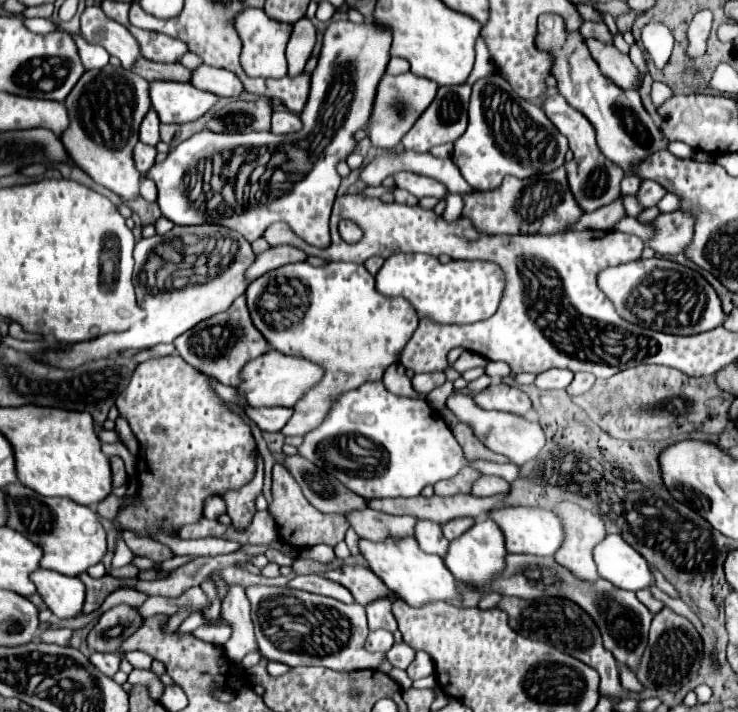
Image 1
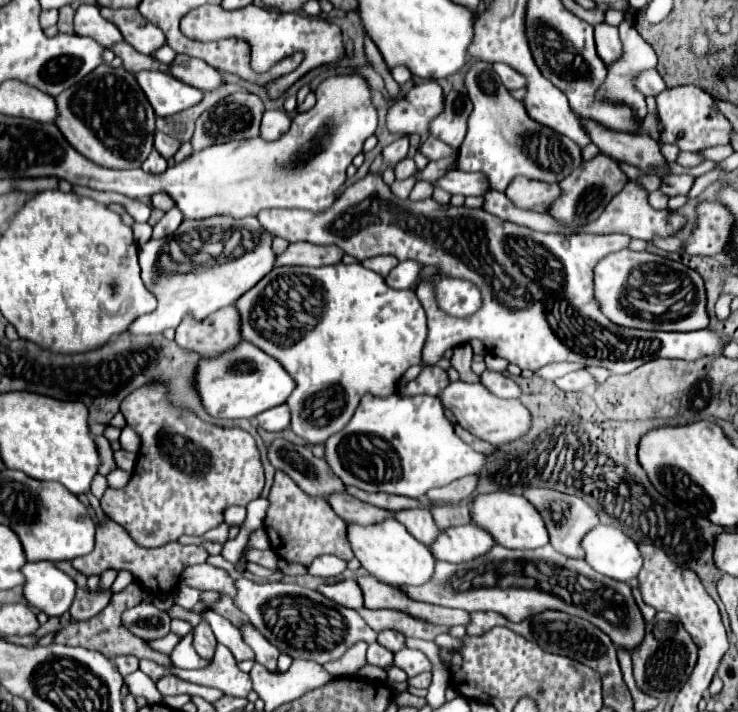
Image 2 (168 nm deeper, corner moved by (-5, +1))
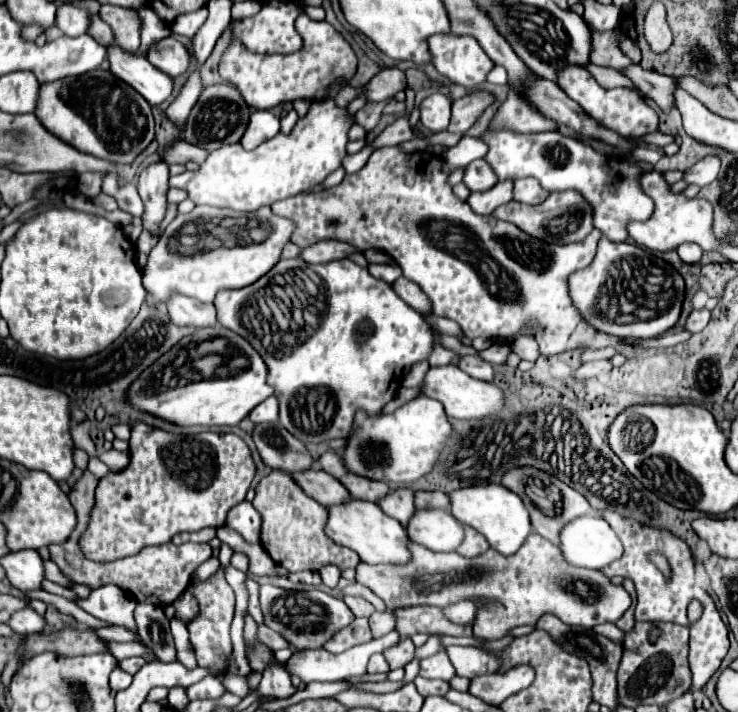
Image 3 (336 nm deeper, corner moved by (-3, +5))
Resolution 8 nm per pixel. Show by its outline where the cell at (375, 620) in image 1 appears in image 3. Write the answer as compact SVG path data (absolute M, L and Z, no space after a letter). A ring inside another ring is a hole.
M402 638L398 644L386 648L384 656L386 656L386 660L388 660L392 670L394 668L404 668L414 656L414 644L412 644L410 638Z

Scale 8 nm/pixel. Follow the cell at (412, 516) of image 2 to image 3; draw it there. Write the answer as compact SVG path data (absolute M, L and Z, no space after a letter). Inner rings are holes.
M398 488L386 496L386 500L378 502L384 514L390 518L396 518L402 526L408 526L410 518L416 514L416 504L414 504L414 490L410 488Z

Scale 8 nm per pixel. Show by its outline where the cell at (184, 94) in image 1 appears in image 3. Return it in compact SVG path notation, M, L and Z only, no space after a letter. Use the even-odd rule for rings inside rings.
M120 46L108 48L108 60L110 60L110 70L130 84L136 92L140 92L152 106L160 106L164 100L170 98L172 94L172 78L152 66L146 58L132 56Z

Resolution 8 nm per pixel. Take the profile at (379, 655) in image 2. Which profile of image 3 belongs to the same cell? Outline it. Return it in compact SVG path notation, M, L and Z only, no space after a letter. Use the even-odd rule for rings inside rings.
M374 654L368 662L368 674L374 674L374 672L388 672L390 666L386 664L386 658L382 654Z

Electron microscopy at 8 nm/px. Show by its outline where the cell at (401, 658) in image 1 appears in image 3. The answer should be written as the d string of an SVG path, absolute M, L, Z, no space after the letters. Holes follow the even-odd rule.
M438 652L436 656L424 658L424 665L420 665L419 676L423 678L440 678L440 680L450 682L456 676L456 672L454 672L452 662L448 660L448 654Z

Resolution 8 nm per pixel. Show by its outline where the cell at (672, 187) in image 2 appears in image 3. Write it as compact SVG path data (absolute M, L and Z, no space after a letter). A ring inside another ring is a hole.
M708 156L704 160L700 160L698 164L694 164L686 174L684 174L684 180L688 184L696 184L696 186L706 186L710 184L716 176L718 176L718 170L720 170L720 160L716 156Z

